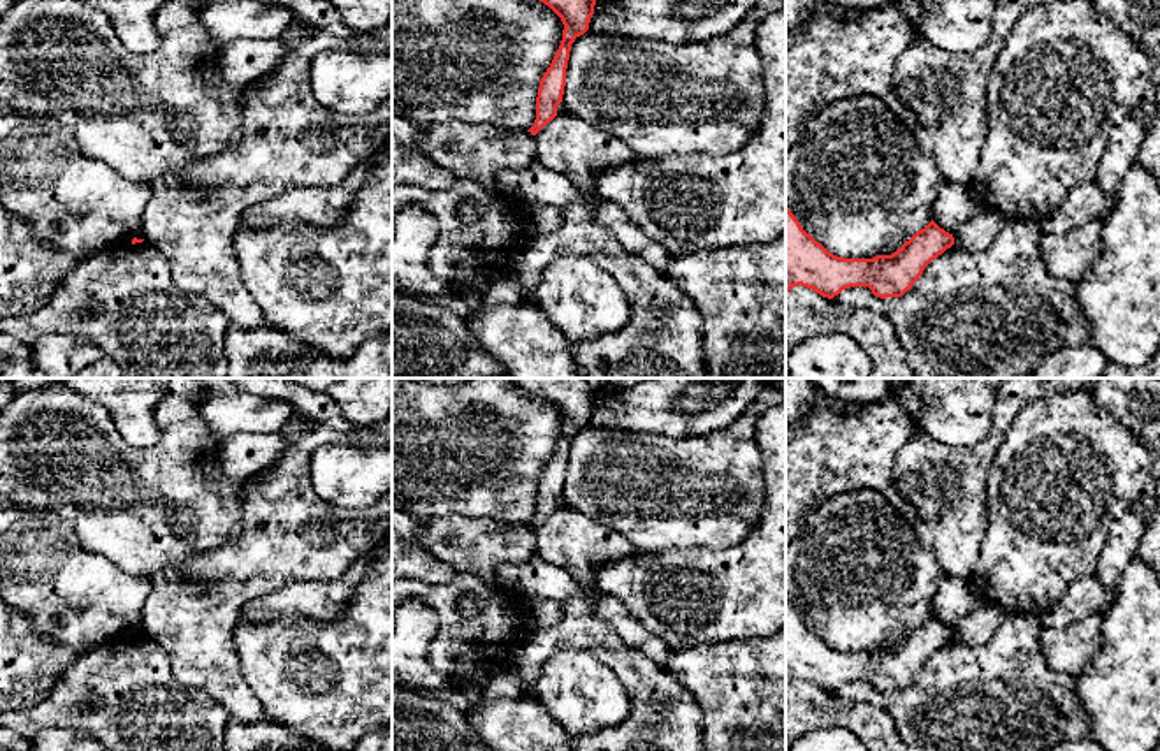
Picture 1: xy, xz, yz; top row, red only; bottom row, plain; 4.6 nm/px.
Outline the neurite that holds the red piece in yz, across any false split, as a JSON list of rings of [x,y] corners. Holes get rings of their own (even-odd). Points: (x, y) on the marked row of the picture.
[[[786,206],[786,294],[793,287],[801,285],[812,288],[823,297],[833,299],[845,288],[868,287],[872,294],[881,299],[902,297],[919,280],[924,267],[953,244],[953,234],[946,232],[932,220],[891,255],[844,259],[830,253],[821,243],[807,234]]]

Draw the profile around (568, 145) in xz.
[[[569,113],[557,114],[536,135],[536,160],[592,193],[598,171],[634,160],[634,151],[599,127]]]

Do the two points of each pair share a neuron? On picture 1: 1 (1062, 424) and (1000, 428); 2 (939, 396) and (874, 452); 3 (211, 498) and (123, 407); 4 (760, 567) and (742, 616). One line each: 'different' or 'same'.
1: different
2: different
3: different
4: same

